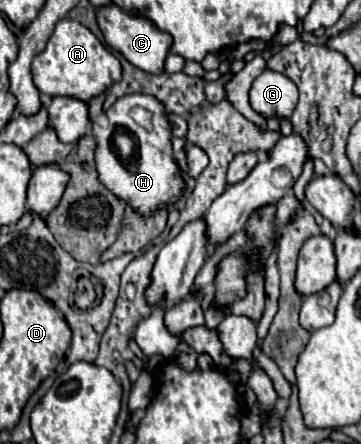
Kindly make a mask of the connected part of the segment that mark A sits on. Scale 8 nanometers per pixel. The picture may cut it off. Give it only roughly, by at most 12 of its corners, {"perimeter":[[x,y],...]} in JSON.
{"perimeter":[[60,20],[32,60],[34,86],[88,102],[118,58],[76,20]]}

